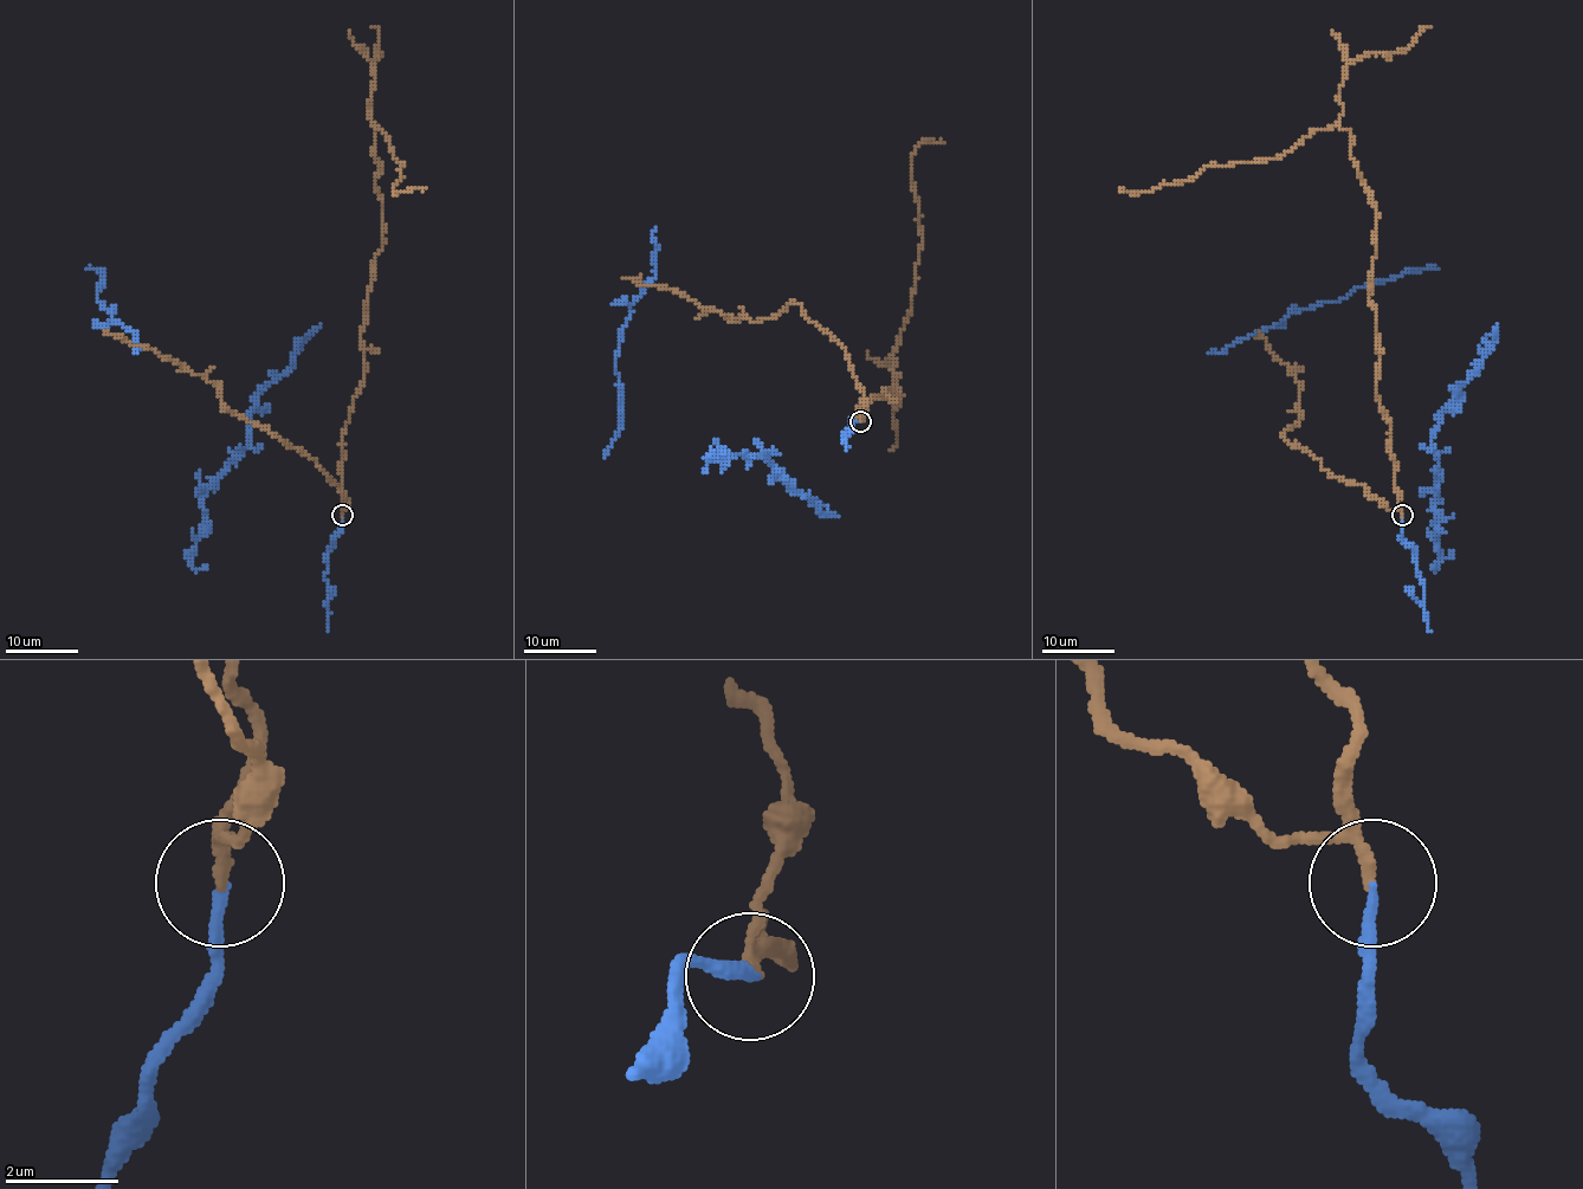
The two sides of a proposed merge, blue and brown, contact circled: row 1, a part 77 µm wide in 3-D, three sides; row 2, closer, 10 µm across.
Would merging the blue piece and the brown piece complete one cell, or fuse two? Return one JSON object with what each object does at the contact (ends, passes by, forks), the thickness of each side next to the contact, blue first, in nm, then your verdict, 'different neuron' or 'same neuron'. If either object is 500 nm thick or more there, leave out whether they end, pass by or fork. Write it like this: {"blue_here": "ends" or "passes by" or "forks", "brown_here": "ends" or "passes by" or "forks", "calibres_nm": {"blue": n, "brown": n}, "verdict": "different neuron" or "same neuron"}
{"blue_here": "ends", "brown_here": "passes by", "calibres_nm": {"blue": 180, "brown": 160}, "verdict": "same neuron"}

